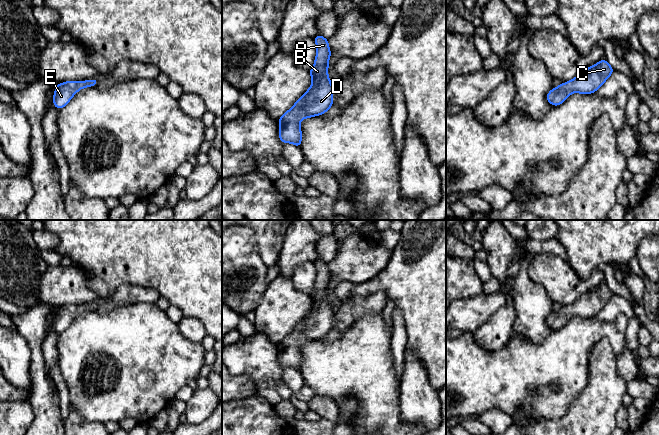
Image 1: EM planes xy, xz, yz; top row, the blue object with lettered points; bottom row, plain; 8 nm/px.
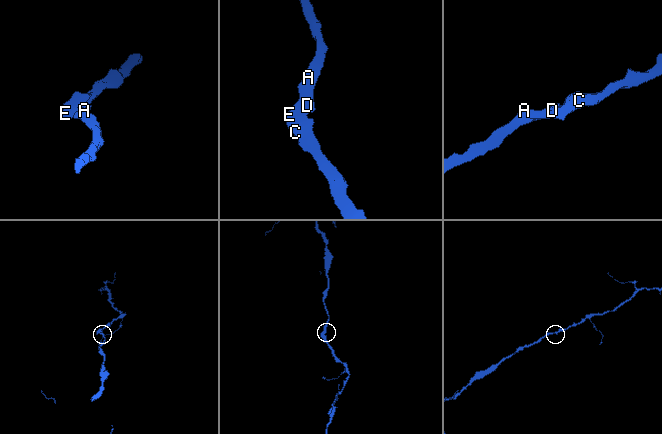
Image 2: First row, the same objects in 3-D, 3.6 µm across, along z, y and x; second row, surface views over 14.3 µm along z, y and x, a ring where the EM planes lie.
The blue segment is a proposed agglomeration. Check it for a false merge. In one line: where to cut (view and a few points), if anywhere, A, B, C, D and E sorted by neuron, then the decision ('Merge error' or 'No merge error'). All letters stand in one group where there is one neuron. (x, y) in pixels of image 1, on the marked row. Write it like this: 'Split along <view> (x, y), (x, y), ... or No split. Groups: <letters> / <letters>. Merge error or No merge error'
No split. Groups: A B C D E. No merge error

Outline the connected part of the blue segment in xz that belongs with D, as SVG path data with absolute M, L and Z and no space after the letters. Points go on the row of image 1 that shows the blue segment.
M317 35L314 40L317 52L314 67L308 71L312 77L312 84L306 93L278 120L280 141L282 143L292 143L299 148L302 141L300 121L305 118L323 115L333 104L334 88L328 78L328 62L332 55L328 39Z

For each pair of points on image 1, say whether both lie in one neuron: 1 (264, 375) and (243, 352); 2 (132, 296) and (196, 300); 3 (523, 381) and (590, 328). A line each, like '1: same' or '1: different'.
1: same
2: different
3: same

